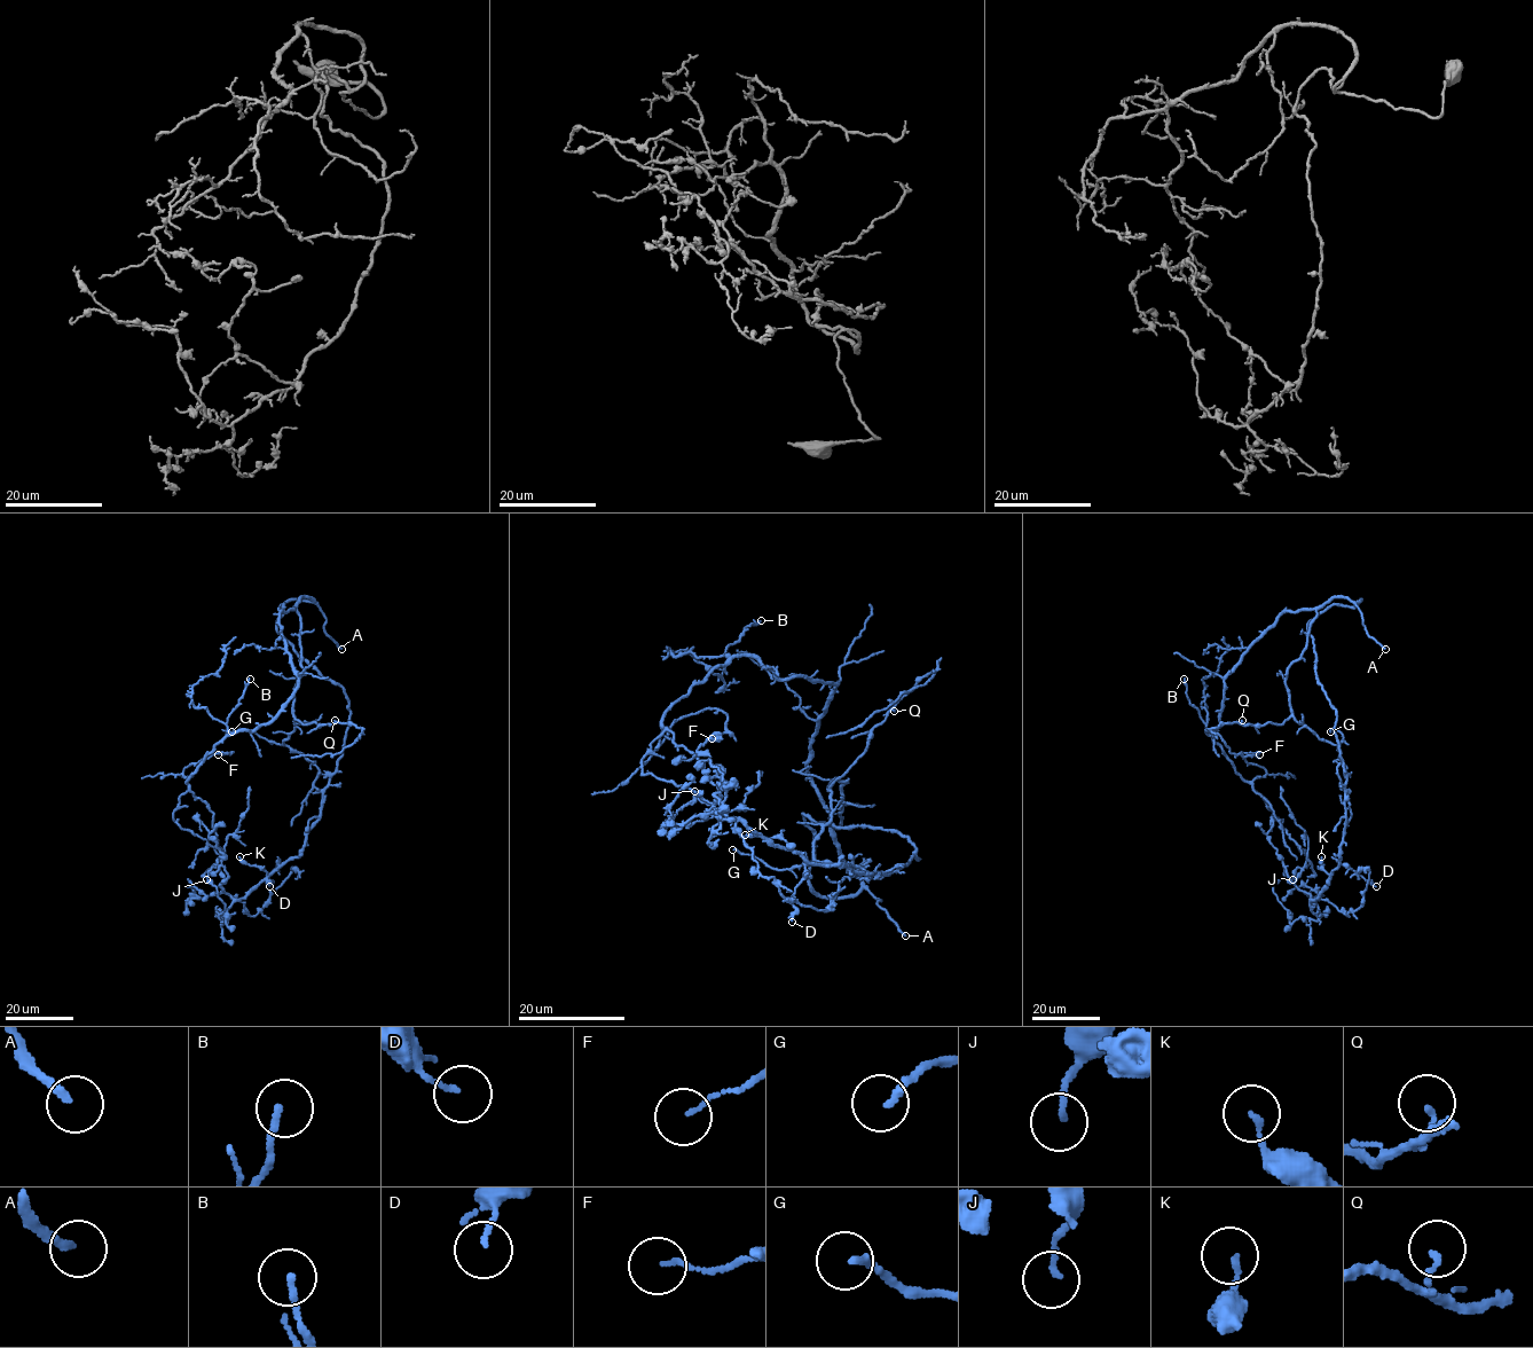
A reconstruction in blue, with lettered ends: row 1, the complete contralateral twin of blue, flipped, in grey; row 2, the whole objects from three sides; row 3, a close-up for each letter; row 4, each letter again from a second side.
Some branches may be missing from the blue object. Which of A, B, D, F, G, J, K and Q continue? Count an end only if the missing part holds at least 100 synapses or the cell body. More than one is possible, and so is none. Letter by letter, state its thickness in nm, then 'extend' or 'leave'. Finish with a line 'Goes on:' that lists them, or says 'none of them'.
A: 220 nm thick; extend
B: 170 nm thick; leave
D: 110 nm thick; leave
F: 90 nm thick; leave
G: 180 nm thick; leave
J: 140 nm thick; leave
K: 150 nm thick; leave
Q: 120 nm thick; leave
Goes on: A

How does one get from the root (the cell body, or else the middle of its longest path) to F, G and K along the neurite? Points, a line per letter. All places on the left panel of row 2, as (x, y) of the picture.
F: (283, 606), (313, 600), (278, 613), (298, 688), (186, 781), (185, 767), (218, 754)
G: (283, 606), (313, 600), (301, 597), (296, 609), (304, 673), (295, 729), (282, 744), (232, 731)
K: (283, 606), (276, 629), (343, 688), (350, 722), (321, 816), (303, 853), (268, 875), (240, 856)

